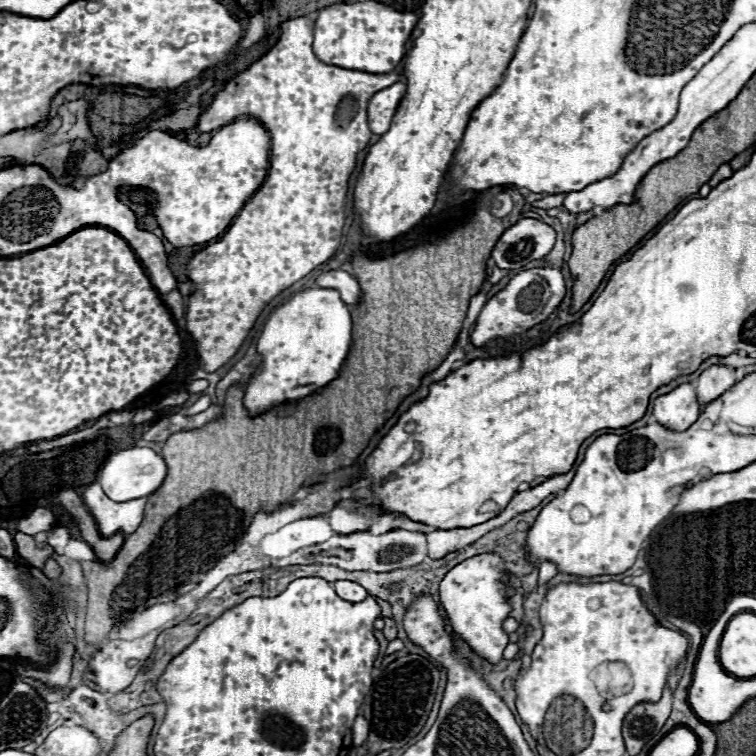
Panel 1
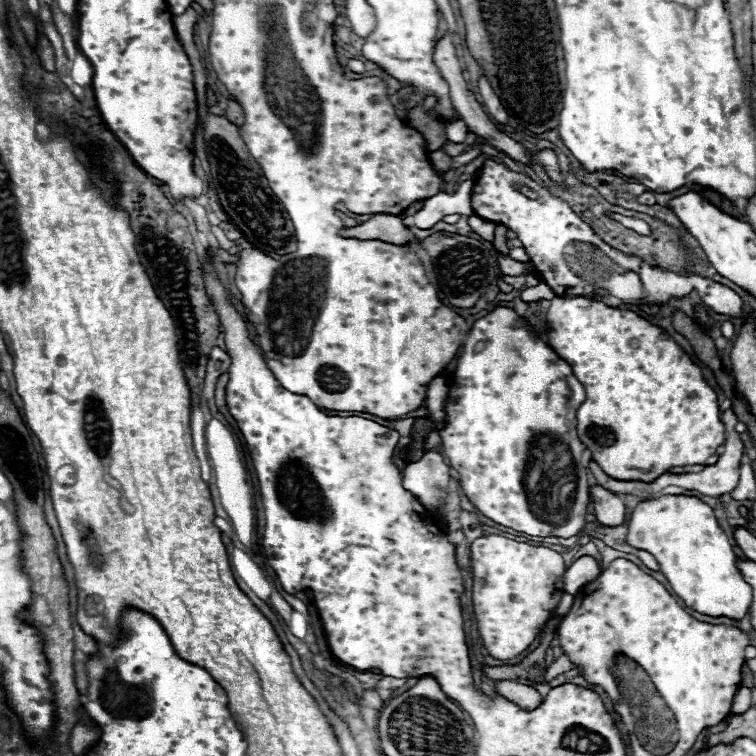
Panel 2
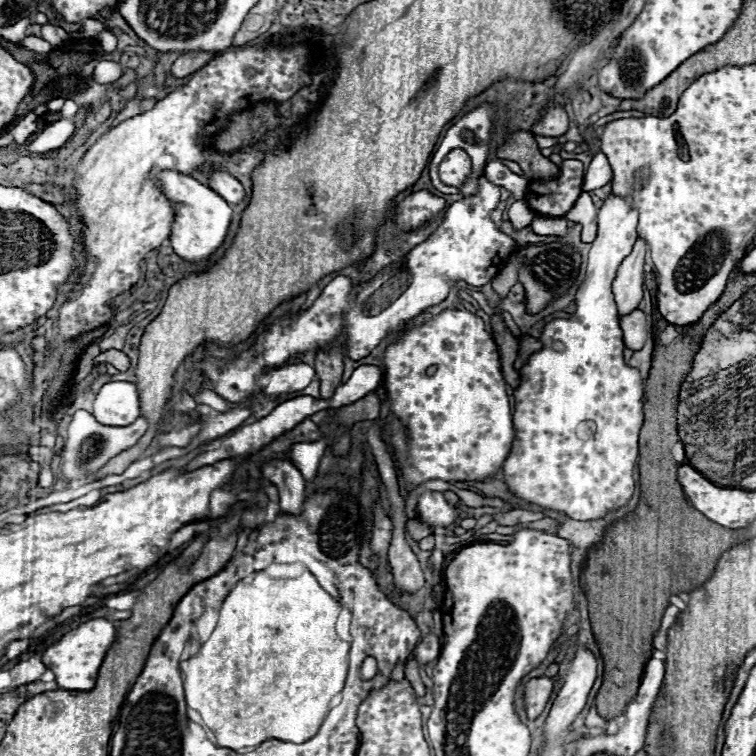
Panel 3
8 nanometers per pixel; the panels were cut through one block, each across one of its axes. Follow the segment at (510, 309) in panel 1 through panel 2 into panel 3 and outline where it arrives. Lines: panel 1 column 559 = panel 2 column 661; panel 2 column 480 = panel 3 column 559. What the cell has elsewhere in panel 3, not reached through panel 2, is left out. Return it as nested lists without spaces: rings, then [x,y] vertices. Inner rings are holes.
[[[564,160],[558,176],[552,180],[532,180],[526,188],[524,202],[546,218],[564,216],[582,194],[584,166],[580,160]]]

